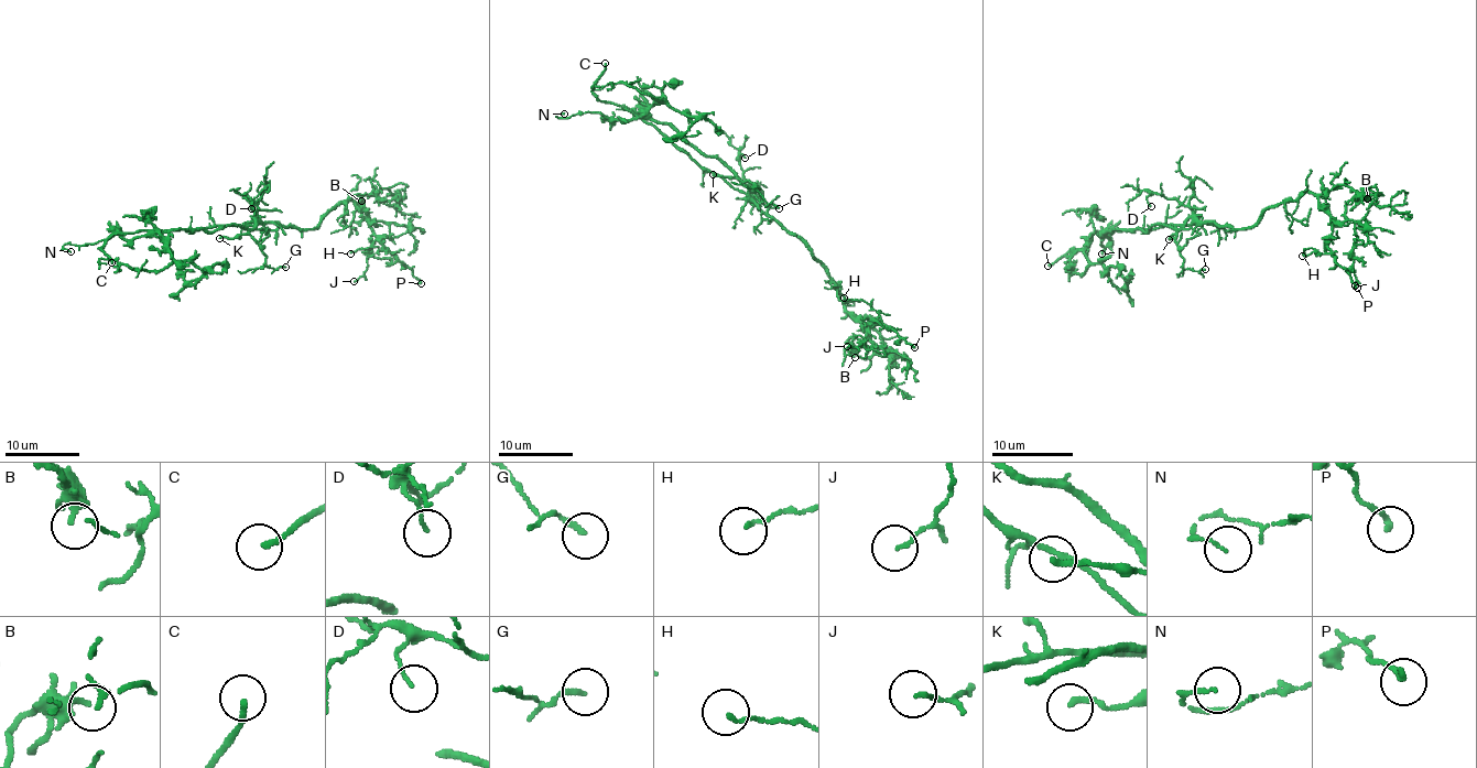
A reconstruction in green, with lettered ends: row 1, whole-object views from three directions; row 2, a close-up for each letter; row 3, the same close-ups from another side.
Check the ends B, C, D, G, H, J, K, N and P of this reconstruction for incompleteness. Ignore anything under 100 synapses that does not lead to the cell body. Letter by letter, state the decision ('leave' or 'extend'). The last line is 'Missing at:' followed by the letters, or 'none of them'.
B: leave
C: extend
D: leave
G: leave
H: leave
J: leave
K: leave
N: leave
P: leave
Missing at: C

